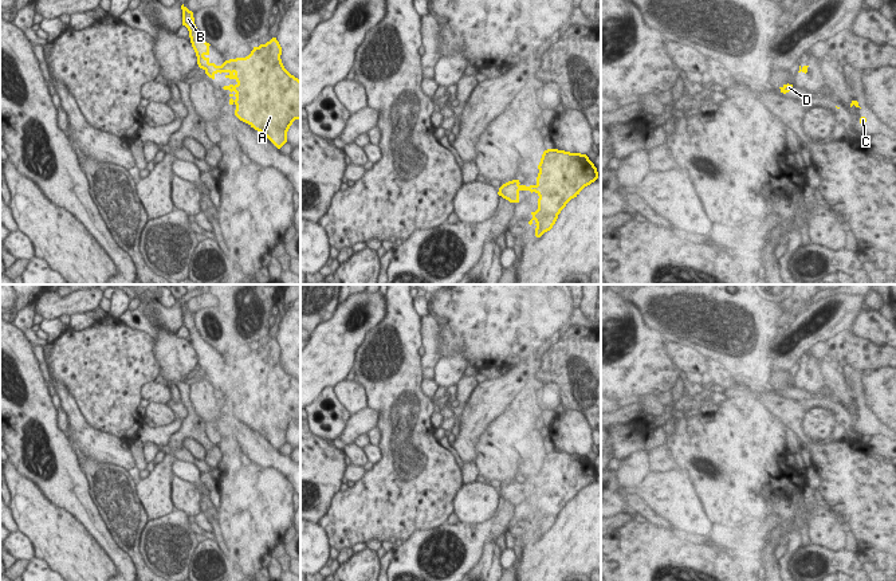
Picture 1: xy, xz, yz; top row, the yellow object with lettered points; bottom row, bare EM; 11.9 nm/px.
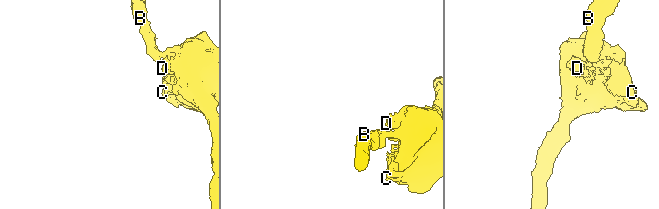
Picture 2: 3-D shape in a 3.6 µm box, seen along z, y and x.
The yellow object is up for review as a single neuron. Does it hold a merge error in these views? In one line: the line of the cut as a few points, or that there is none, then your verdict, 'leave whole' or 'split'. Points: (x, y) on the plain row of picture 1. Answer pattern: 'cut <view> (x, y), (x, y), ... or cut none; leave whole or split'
cut none; leave whole

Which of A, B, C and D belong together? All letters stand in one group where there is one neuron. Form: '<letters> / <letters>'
A B C D

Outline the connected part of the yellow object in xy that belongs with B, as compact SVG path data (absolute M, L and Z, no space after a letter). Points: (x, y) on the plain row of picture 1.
M184 305L181 310L182 326L189 331L199 368L212 380L217 373L235 380L235 386L223 388L231 392L229 405L236 405L235 416L280 450L287 443L292 423L300 420L300 381L284 369L276 338L254 348L245 358L229 360L216 366L209 362L211 345L201 338L193 313Z

